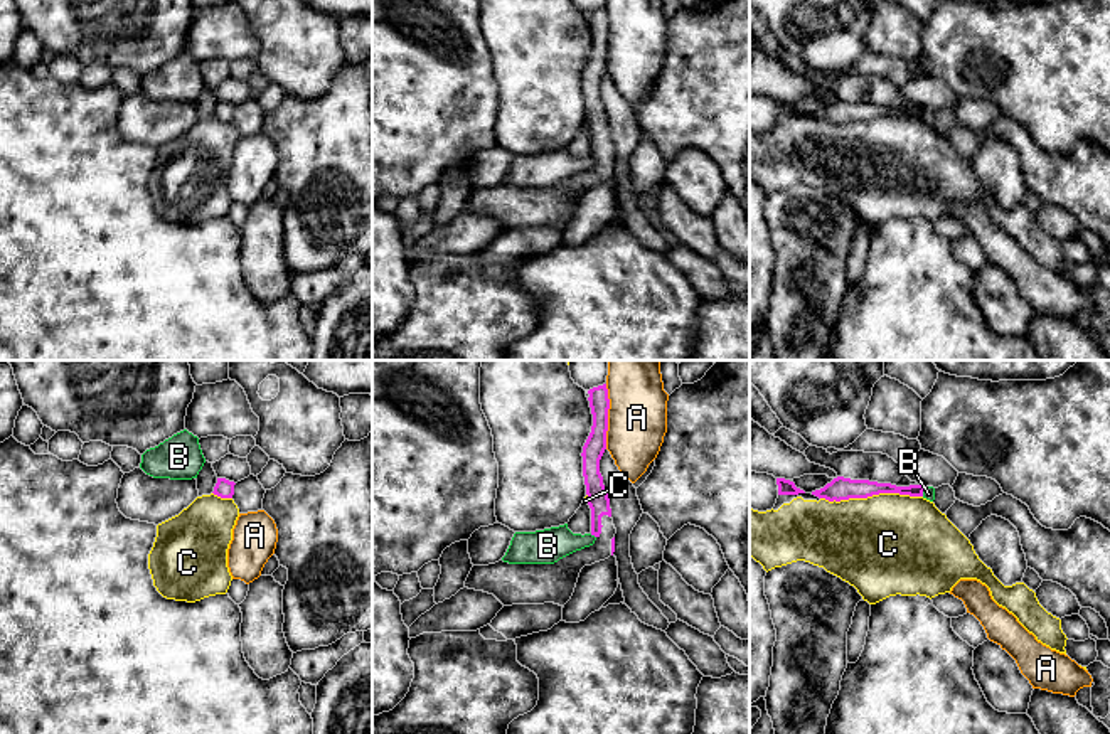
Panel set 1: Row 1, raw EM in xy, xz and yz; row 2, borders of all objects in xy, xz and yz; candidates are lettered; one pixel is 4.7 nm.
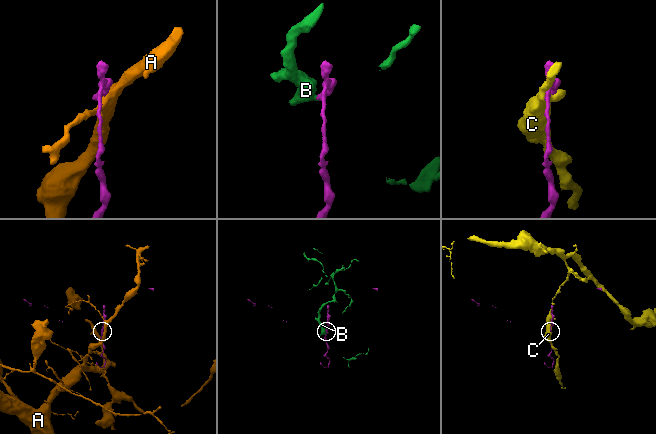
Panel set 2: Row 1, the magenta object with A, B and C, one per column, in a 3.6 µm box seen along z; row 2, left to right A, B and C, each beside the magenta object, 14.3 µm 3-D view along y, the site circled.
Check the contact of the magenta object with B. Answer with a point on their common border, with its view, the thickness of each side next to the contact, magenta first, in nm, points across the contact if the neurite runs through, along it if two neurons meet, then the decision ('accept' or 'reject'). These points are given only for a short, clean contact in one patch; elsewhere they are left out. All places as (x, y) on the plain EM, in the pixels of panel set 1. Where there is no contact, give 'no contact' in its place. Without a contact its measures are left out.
contact xz (593, 157); calibres 100 and 170 nm; border xz (590, 157), (595, 160); reject

